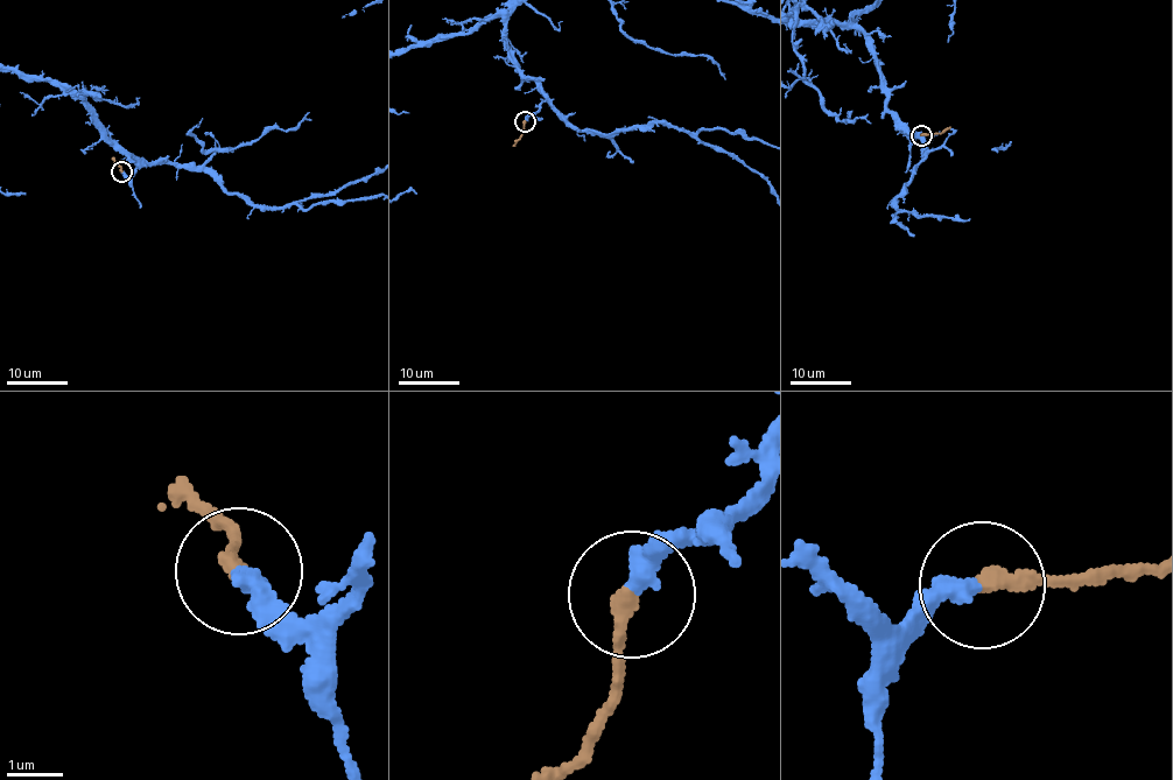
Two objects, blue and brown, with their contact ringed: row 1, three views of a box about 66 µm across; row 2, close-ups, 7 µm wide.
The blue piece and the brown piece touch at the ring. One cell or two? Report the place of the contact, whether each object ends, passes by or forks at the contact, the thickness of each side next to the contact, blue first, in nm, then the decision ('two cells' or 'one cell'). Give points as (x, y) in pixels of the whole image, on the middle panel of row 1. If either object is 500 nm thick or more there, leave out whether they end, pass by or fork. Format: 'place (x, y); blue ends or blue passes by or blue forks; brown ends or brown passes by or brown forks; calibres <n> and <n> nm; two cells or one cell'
place (525, 121); blue ends; brown ends; calibres 360 and 280 nm; one cell

